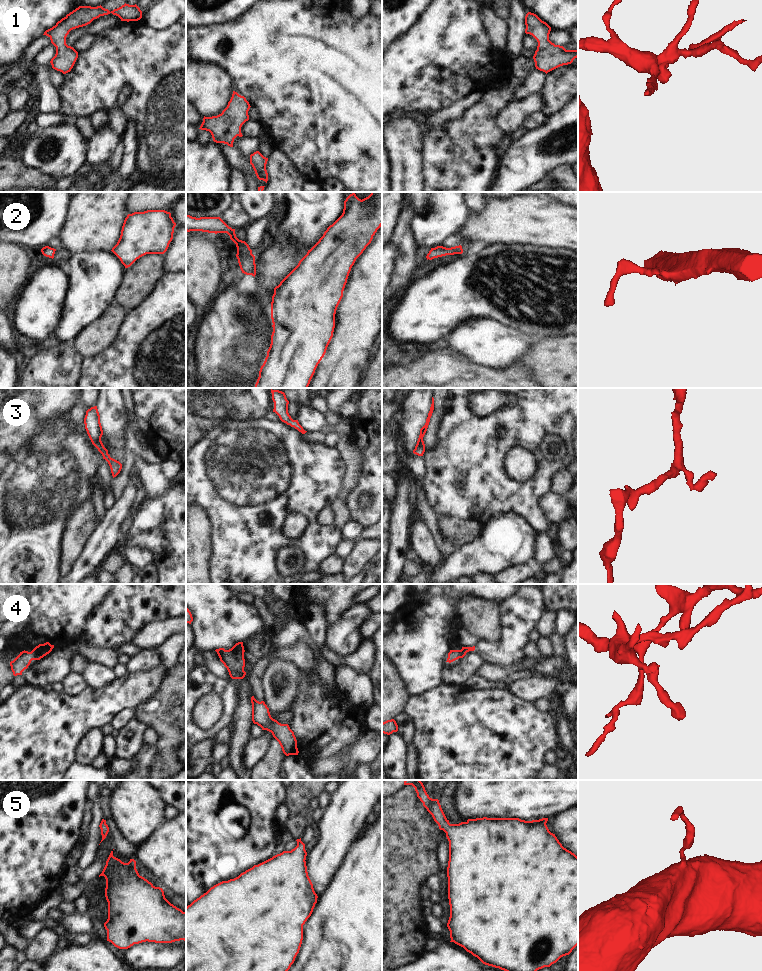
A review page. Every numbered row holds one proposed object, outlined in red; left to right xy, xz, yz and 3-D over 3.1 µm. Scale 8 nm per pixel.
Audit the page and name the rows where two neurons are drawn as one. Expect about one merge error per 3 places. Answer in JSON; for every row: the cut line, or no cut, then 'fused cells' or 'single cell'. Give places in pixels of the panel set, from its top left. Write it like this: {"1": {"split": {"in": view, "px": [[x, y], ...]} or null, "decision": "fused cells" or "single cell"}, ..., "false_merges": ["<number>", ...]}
{"1": {"split": null, "decision": "single cell"}, "2": {"split": null, "decision": "single cell"}, "3": {"split": null, "decision": "single cell"}, "4": {"split": null, "decision": "single cell"}, "5": {"split": null, "decision": "single cell"}, "false_merges": []}

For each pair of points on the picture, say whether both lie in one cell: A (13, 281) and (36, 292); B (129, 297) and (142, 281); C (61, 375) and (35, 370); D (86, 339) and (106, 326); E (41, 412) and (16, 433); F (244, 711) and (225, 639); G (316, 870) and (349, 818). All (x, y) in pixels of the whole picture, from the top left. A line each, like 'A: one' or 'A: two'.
A: two
B: one
C: one
D: one
E: one
F: two
G: one

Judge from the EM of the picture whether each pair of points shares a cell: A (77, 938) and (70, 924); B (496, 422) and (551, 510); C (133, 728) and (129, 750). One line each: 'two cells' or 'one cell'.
A: two cells
B: two cells
C: one cell

